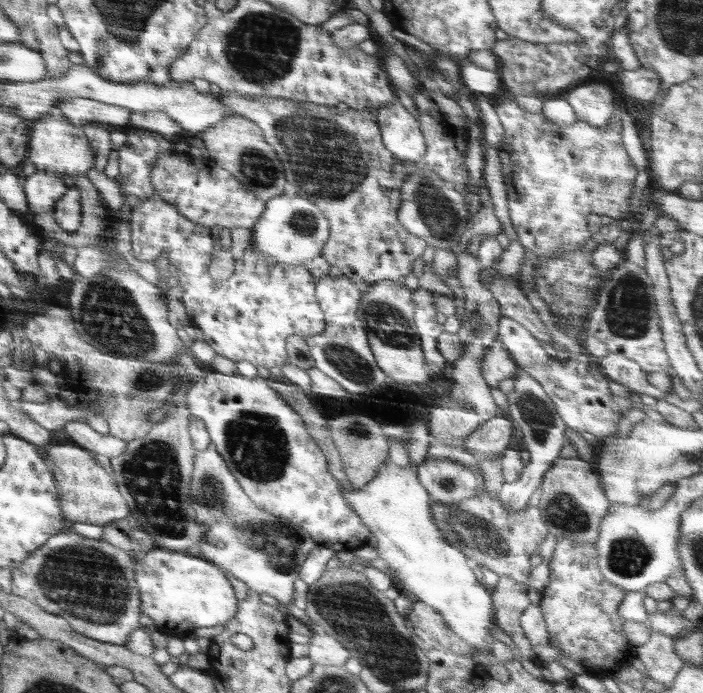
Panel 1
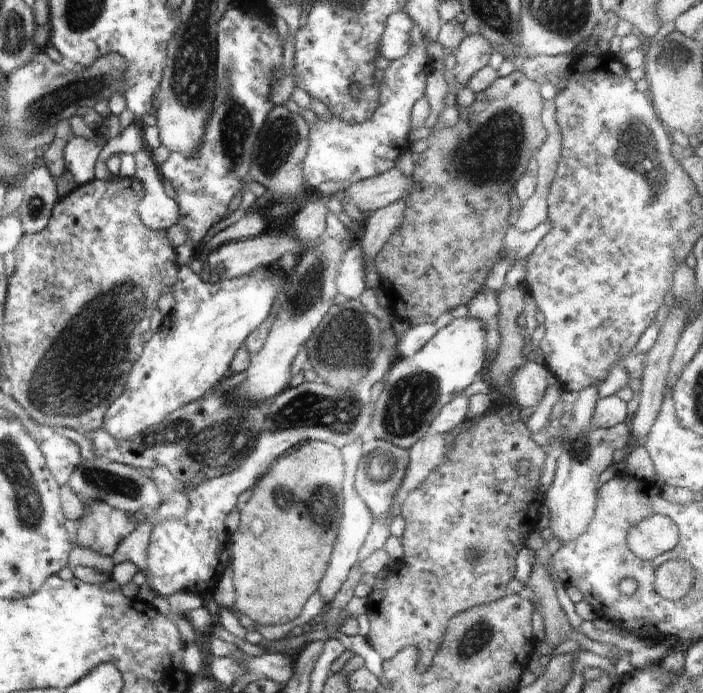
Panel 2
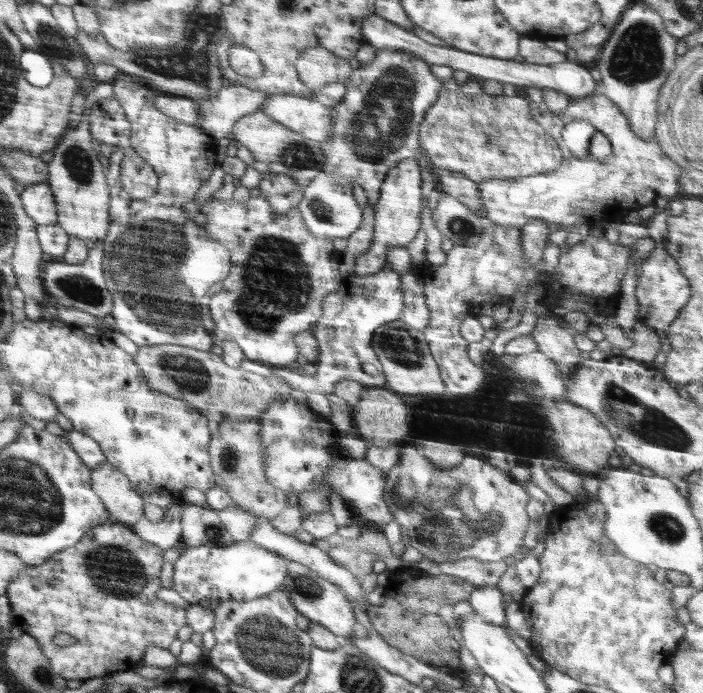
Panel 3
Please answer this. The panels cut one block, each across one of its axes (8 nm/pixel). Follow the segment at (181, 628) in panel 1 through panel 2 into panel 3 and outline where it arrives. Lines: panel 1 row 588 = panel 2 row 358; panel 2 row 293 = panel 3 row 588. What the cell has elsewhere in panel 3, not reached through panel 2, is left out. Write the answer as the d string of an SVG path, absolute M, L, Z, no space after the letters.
M233 542L223 546L187 547L182 545L181 548L181 555L175 562L172 582L176 592L190 604L209 604L211 600L218 600L218 602L252 600L284 588L284 582L288 575L287 558L258 546L254 542L240 542L239 544Z

